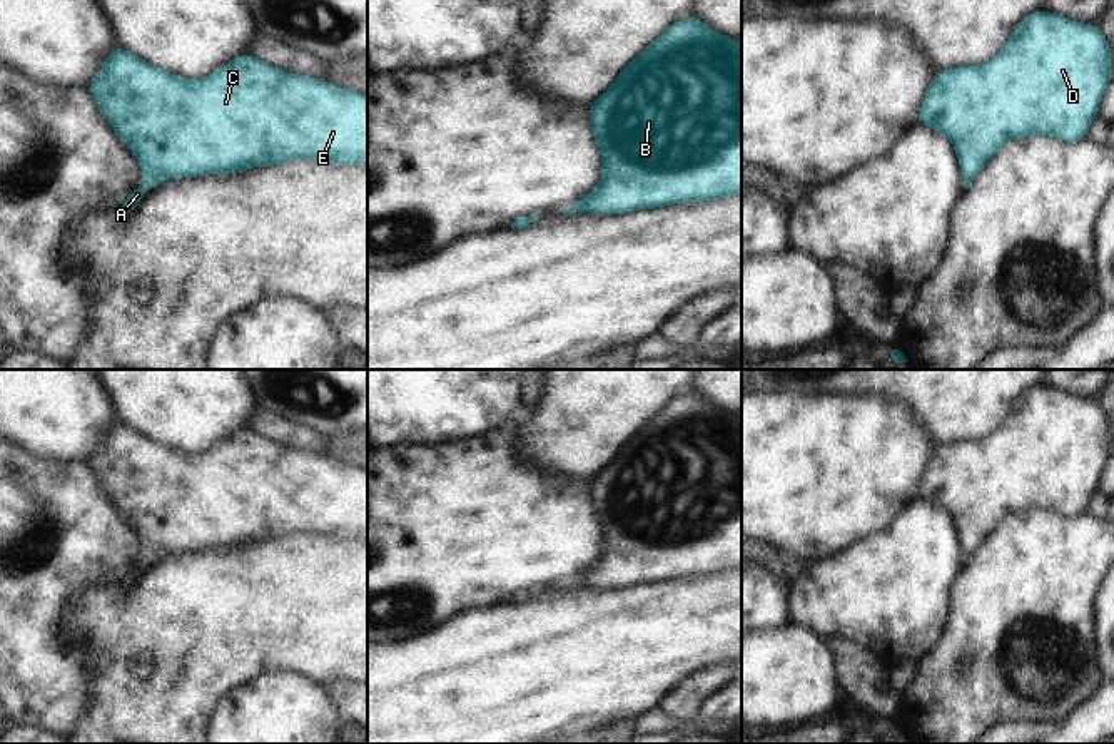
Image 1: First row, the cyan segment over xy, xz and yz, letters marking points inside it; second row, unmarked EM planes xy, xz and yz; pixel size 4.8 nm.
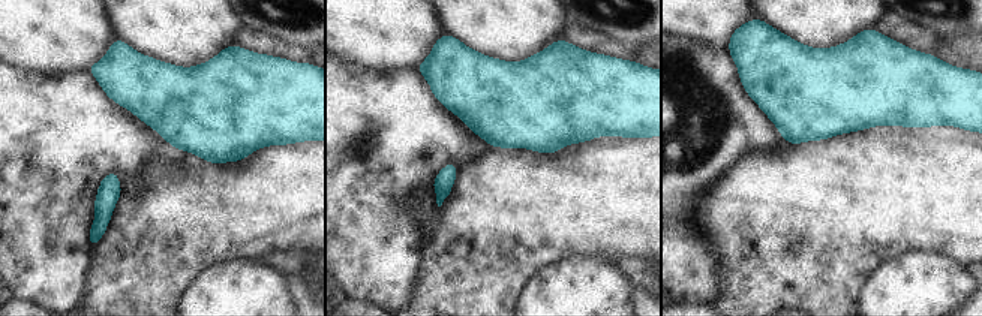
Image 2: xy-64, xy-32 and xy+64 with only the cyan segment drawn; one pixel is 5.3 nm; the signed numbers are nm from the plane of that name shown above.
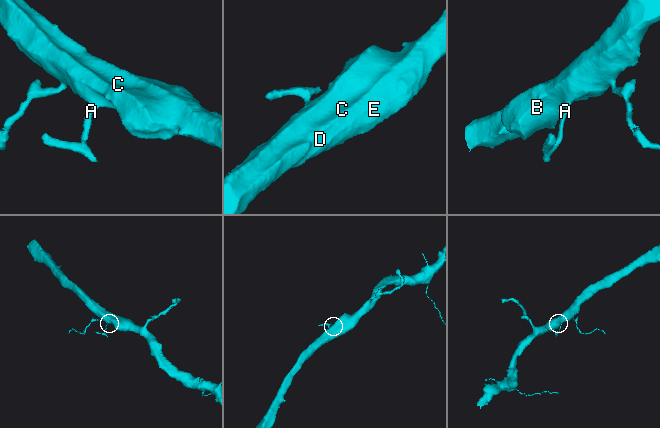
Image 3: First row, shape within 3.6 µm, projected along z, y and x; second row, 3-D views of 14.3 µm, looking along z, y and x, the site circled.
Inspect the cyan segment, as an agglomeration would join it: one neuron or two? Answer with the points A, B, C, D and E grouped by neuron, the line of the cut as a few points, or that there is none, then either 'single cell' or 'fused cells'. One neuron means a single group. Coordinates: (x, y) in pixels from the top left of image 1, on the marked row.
groups A B C D E; cut none; single cell

